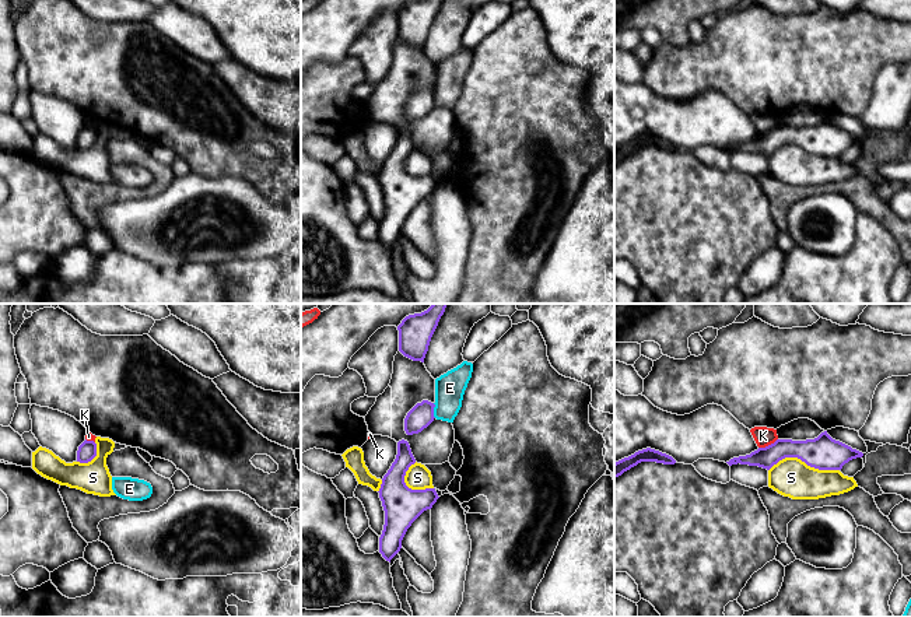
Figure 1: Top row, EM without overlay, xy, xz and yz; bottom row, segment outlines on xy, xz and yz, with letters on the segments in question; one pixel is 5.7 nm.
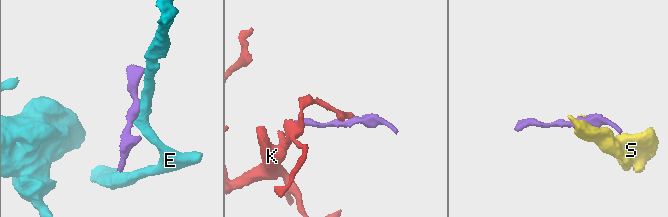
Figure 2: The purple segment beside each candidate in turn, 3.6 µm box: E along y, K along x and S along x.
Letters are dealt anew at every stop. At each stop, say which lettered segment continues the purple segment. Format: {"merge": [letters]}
{"merge": []}

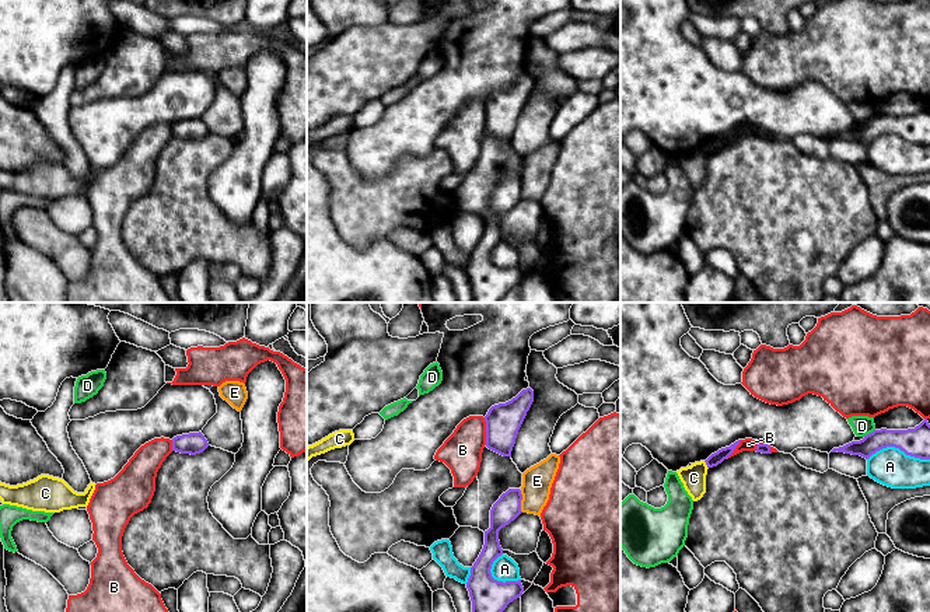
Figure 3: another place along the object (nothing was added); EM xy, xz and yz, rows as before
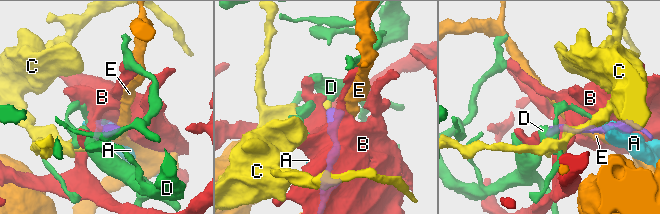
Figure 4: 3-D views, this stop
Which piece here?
{"merge": []}

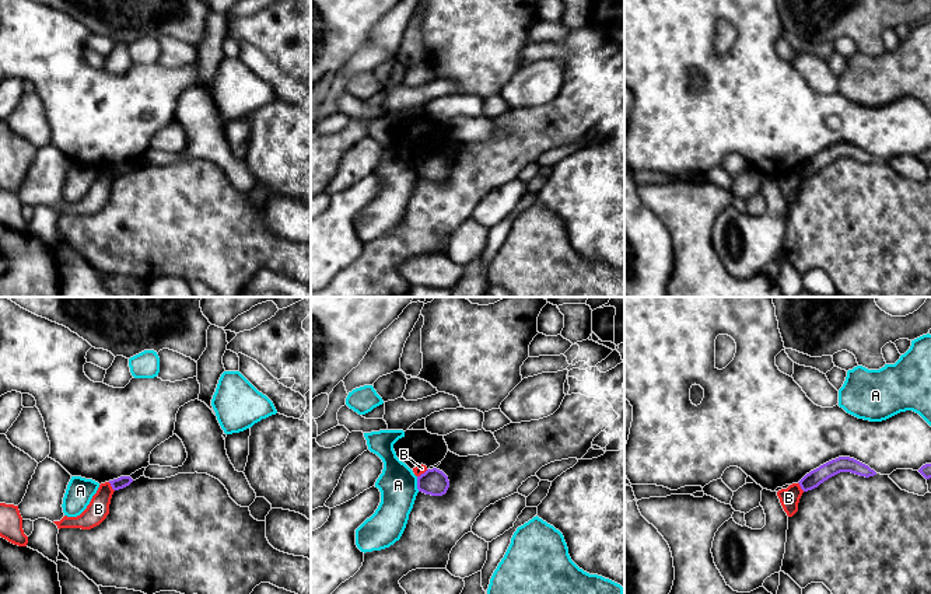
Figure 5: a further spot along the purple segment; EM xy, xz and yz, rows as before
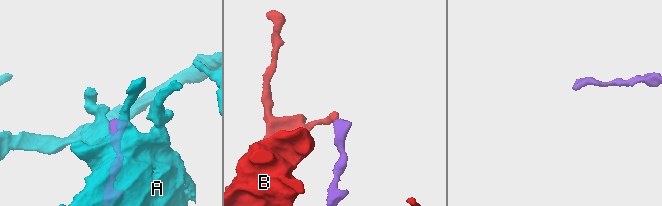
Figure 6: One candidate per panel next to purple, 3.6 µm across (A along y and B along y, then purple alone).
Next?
{"merge": []}

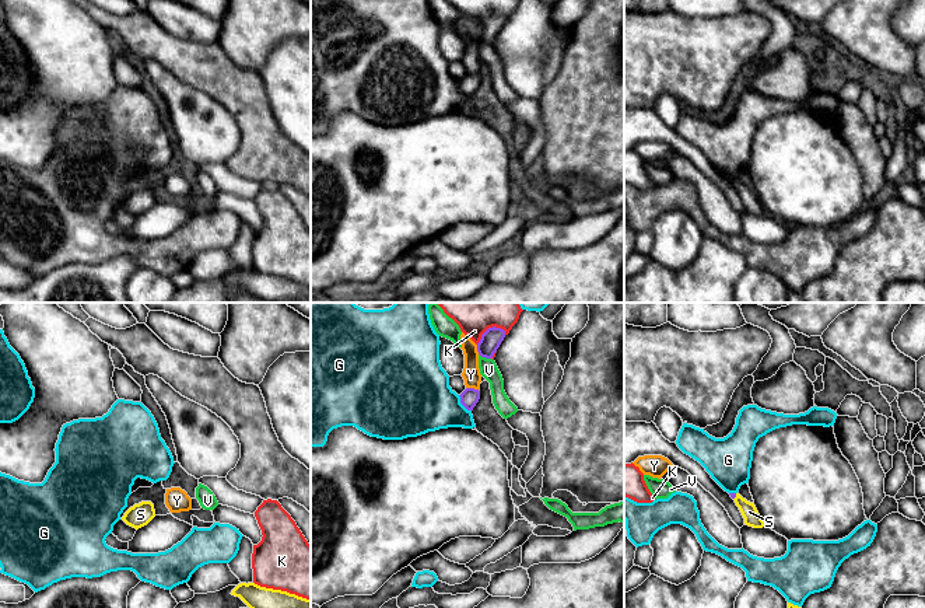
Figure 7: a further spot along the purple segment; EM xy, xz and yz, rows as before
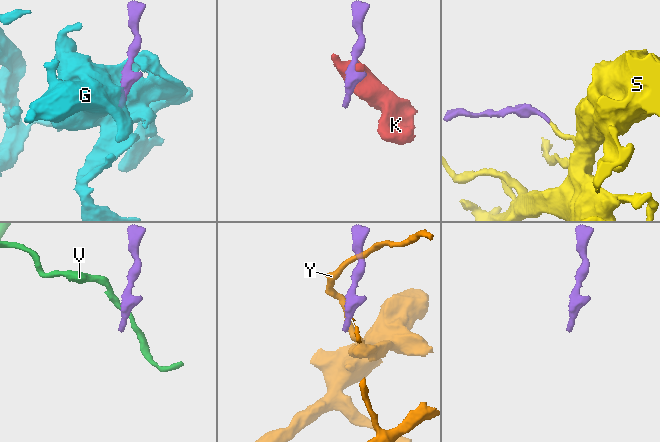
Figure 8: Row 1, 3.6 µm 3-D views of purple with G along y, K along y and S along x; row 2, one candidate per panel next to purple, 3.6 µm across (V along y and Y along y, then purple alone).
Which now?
{"merge": ["S"]}

